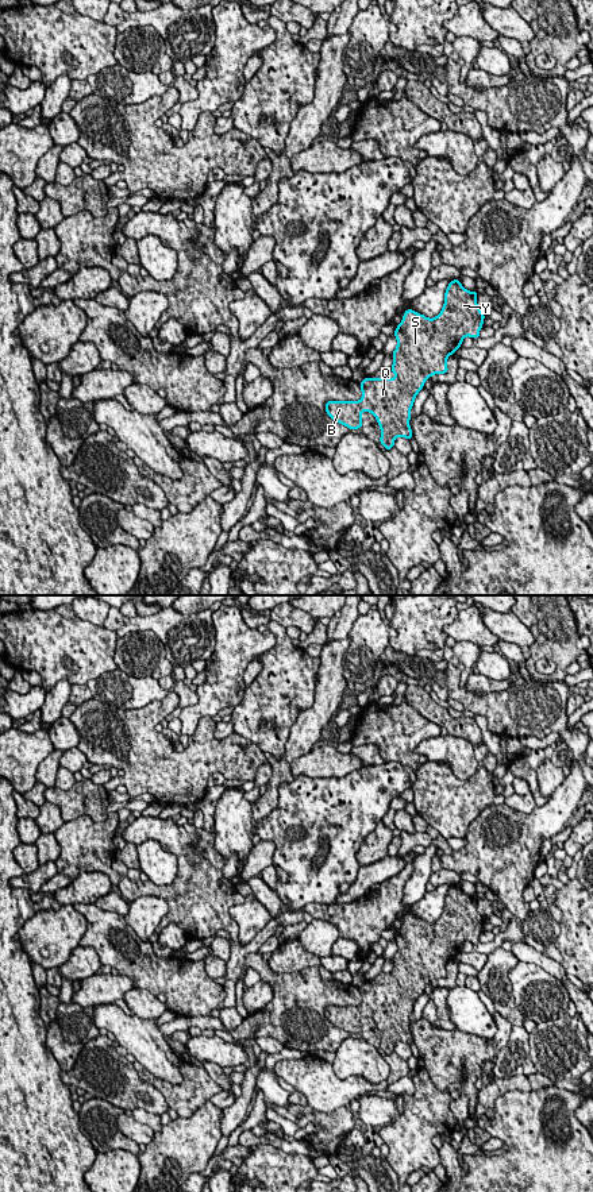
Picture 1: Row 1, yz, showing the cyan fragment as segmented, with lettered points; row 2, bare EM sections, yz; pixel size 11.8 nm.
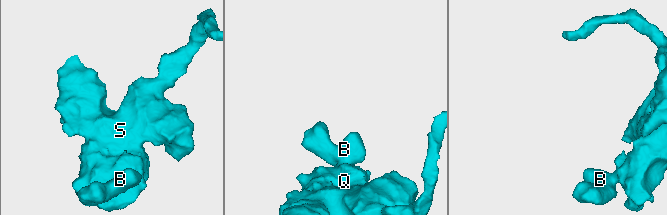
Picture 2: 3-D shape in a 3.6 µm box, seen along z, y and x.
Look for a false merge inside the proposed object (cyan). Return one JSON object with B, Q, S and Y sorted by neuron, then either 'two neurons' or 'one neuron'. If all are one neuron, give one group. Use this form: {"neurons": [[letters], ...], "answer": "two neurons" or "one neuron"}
{"neurons": [["B", "Q", "S", "Y"]], "answer": "one neuron"}

